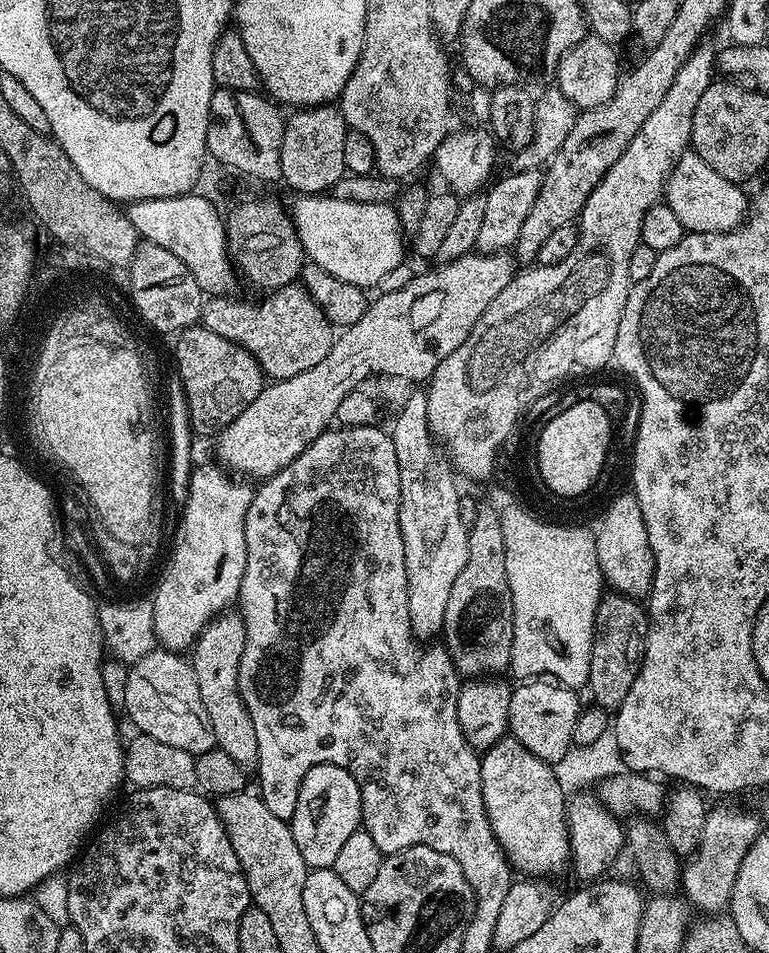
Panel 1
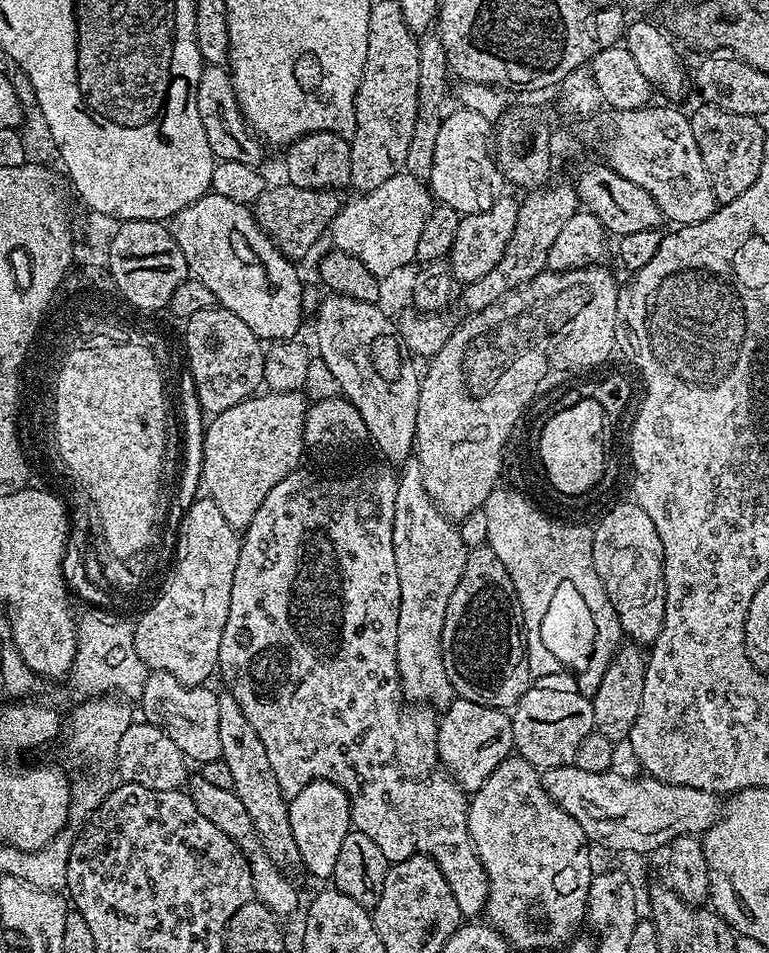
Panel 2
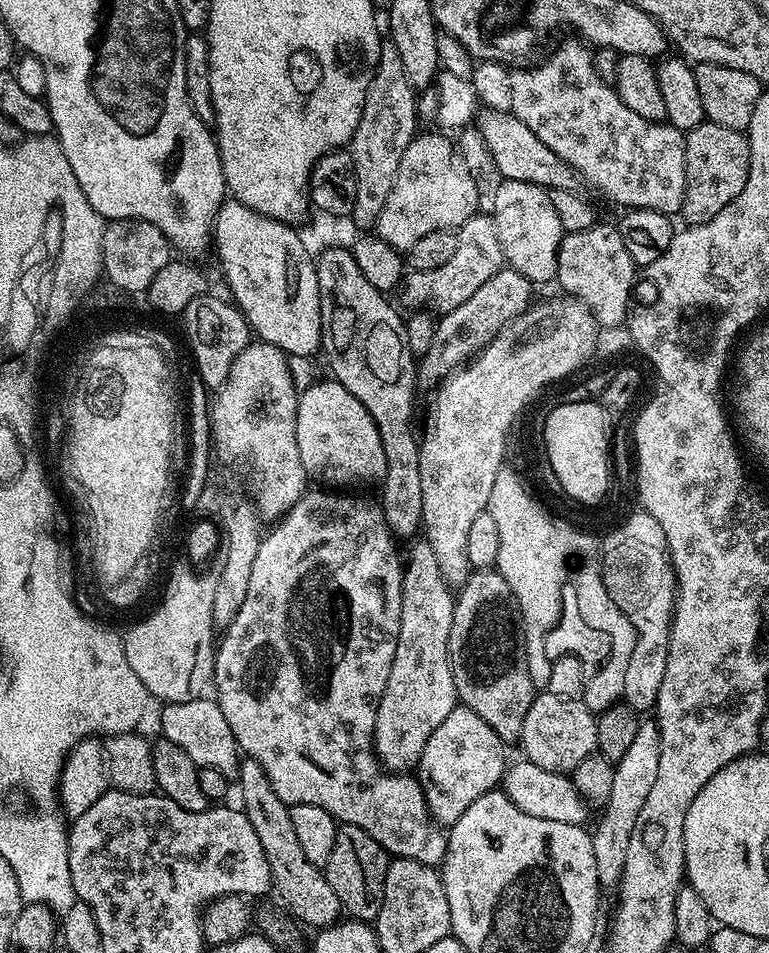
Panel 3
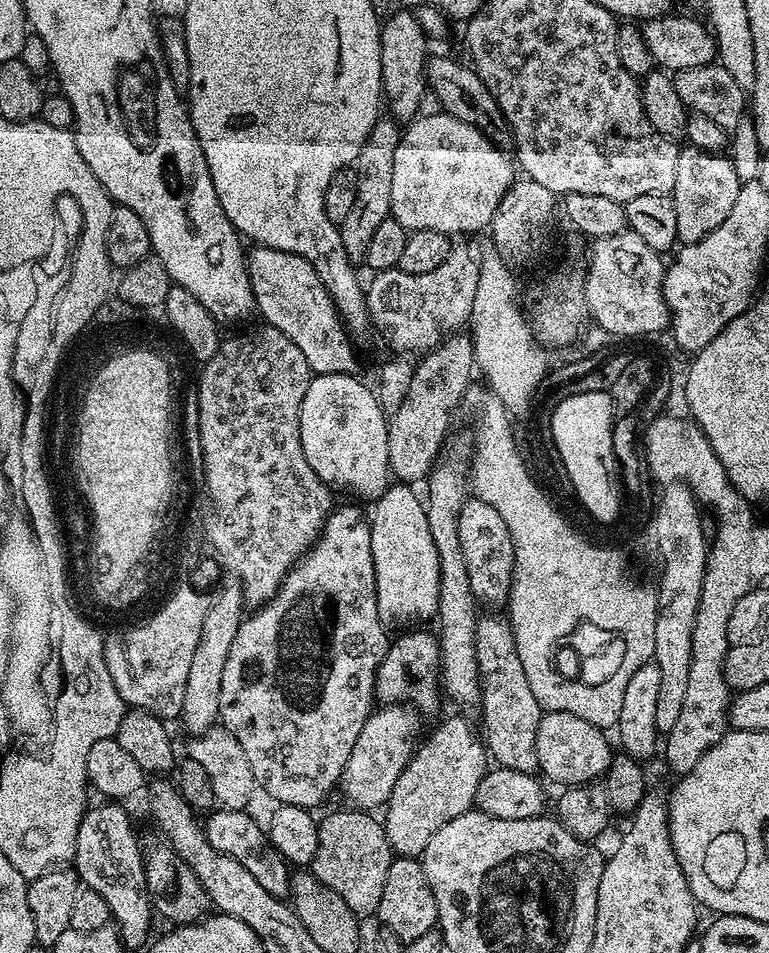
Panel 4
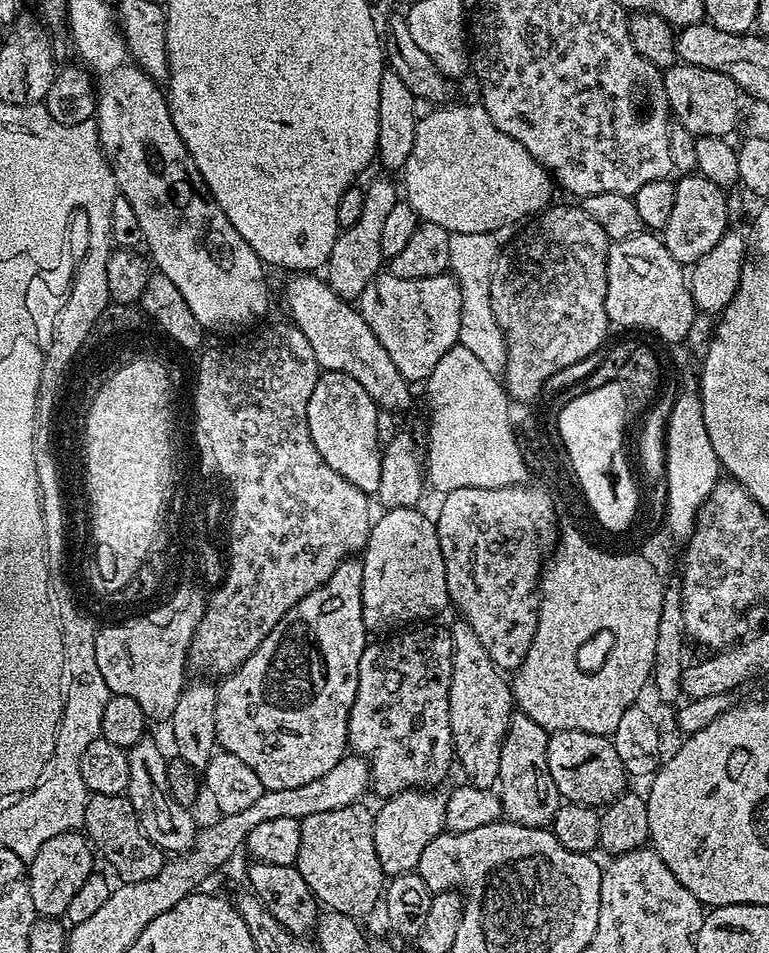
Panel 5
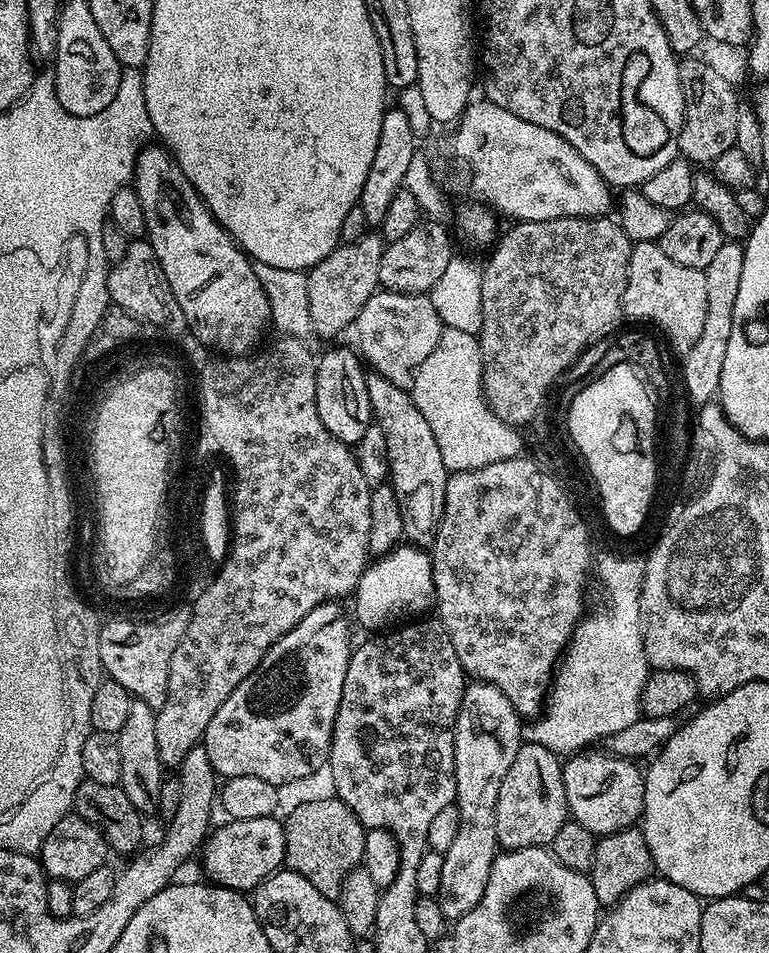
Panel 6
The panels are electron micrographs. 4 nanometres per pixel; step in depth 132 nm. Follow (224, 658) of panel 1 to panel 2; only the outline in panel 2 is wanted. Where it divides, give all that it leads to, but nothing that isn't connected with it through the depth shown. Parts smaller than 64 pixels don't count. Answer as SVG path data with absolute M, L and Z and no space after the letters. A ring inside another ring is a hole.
M226 690L218 695L218 739L222 742L220 759L226 762L230 770L234 786L232 792L246 806L266 854L281 870L297 867L300 864L298 845L294 842L294 830L290 830L290 814L288 801L284 799L278 786L278 778L270 767L270 758L266 754L266 746L262 746L262 738L250 726L246 714L242 714L242 706Z

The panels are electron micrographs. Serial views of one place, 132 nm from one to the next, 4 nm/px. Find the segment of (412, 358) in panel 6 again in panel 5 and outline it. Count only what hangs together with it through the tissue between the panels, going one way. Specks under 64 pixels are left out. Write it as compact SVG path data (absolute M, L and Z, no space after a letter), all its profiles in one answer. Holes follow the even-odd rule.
M384 270L362 290L358 311L366 326L374 330L374 338L378 338L386 354L390 354L394 366L398 366L398 374L410 382L424 382L434 366L438 366L442 354L458 343L462 294L451 274L434 278L394 278L392 272Z

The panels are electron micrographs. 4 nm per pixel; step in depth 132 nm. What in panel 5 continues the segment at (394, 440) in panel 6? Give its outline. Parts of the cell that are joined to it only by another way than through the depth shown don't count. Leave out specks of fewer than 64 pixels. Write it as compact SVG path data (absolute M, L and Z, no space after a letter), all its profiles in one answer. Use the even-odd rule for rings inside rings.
M296 274L291 277L292 281L284 288L284 304L288 307L287 319L296 325L302 334L310 342L310 347L314 349L314 358L325 372L345 372L350 378L354 378L366 390L376 406L386 412L403 413L403 408L408 408L412 404L412 392L410 381L402 378L398 374L398 366L390 359L390 354L386 354L382 342L374 338L374 330L366 326L362 314L349 301L340 299L338 294L334 294L328 285L327 279L321 278L316 274Z

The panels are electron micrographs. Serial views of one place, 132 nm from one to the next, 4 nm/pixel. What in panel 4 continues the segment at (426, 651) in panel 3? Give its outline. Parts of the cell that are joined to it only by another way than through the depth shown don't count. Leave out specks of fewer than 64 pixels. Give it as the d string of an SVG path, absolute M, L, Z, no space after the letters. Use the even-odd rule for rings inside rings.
M384 706L368 717L362 726L362 734L358 734L358 742L354 742L354 750L350 750L350 758L338 785L353 809L376 810L372 808L387 805L394 782L398 782L402 770L406 770L412 758L417 743L416 729L420 726L416 719L417 713L406 706Z

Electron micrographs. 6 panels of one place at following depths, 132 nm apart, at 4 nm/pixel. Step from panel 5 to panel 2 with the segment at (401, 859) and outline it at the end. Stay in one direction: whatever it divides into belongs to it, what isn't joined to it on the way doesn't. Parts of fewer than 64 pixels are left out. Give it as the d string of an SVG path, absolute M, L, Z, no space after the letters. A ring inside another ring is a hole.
M453 699L443 709L438 727L434 732L434 752L439 763L450 773L453 780L471 794L479 790L482 782L498 770L500 763L513 755L512 717L503 708L482 706L478 702Z

